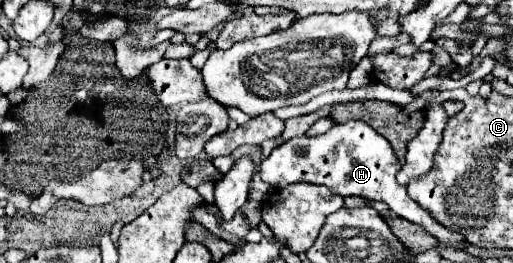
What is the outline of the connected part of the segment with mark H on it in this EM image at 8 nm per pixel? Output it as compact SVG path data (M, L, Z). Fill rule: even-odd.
M347 121L341 125L333 125L327 133L319 137L305 137L305 135L293 137L291 141L273 149L273 153L261 163L261 177L265 183L269 183L275 189L305 181L305 183L325 185L341 197L359 195L365 199L383 201L391 207L395 215L421 225L439 243L447 243L451 247L459 247L461 243L467 243L465 235L443 227L437 219L433 219L423 207L419 207L419 203L415 203L407 195L405 187L399 187L399 183L395 181L395 175L399 169L401 165L397 163L395 153L391 151L391 145L387 143L387 139L383 139L367 123Z

